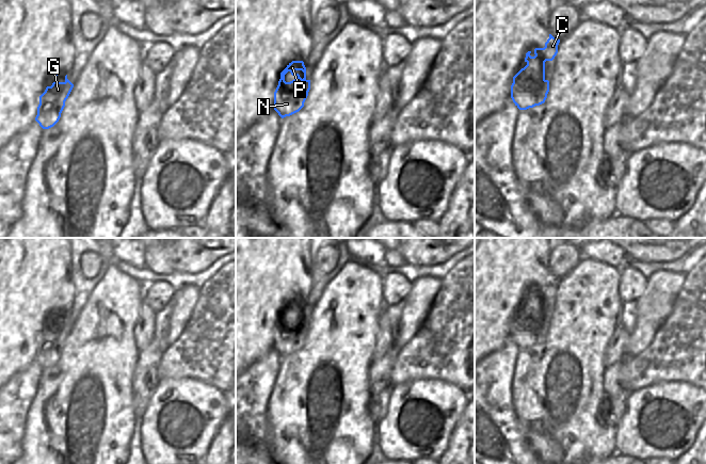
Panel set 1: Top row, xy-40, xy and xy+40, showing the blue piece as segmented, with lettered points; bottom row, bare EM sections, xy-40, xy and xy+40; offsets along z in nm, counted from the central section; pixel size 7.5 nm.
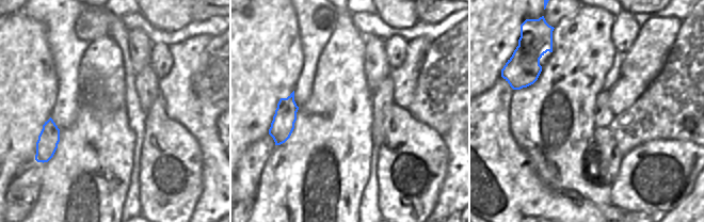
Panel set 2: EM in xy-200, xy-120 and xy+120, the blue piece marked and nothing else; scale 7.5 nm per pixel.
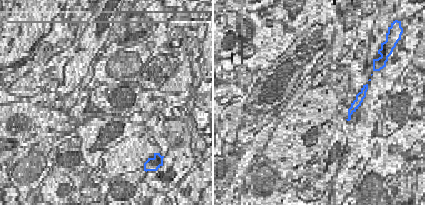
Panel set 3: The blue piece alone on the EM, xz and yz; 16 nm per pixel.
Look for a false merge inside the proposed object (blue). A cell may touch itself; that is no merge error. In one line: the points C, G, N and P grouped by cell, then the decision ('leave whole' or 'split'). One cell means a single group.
C G N P; leave whole

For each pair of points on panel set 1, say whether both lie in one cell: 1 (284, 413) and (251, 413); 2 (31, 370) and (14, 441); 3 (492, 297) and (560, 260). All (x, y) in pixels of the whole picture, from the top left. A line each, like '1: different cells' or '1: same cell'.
1: different cells
2: same cell
3: different cells

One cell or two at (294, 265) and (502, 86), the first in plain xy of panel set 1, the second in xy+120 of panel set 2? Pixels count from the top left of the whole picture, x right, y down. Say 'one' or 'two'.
two

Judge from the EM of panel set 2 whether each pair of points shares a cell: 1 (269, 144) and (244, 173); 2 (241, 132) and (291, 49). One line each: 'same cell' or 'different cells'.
1: same cell
2: same cell

